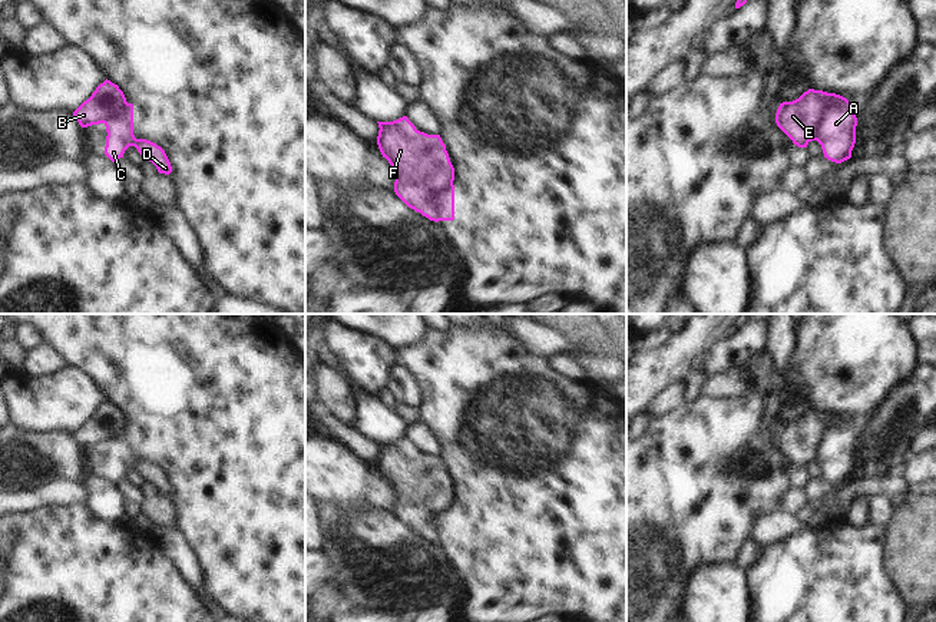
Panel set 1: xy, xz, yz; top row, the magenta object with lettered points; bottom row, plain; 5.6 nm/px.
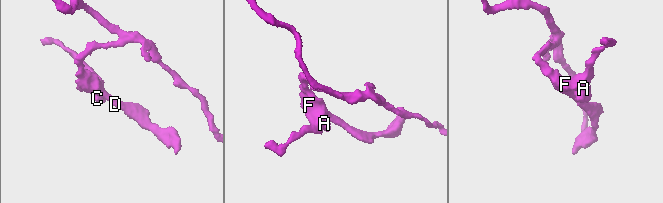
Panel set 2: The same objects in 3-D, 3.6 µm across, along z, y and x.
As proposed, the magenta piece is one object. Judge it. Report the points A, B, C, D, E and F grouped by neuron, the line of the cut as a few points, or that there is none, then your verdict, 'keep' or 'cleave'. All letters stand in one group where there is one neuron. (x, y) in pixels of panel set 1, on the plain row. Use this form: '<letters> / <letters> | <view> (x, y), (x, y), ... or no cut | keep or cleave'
A C / B D E F | yz (847, 422), (830, 426), (824, 432), (814, 460) | cleave

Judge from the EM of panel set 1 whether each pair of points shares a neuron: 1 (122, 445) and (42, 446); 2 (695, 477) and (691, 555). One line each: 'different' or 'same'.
1: different
2: same

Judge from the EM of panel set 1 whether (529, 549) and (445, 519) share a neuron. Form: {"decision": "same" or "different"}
{"decision": "same"}

